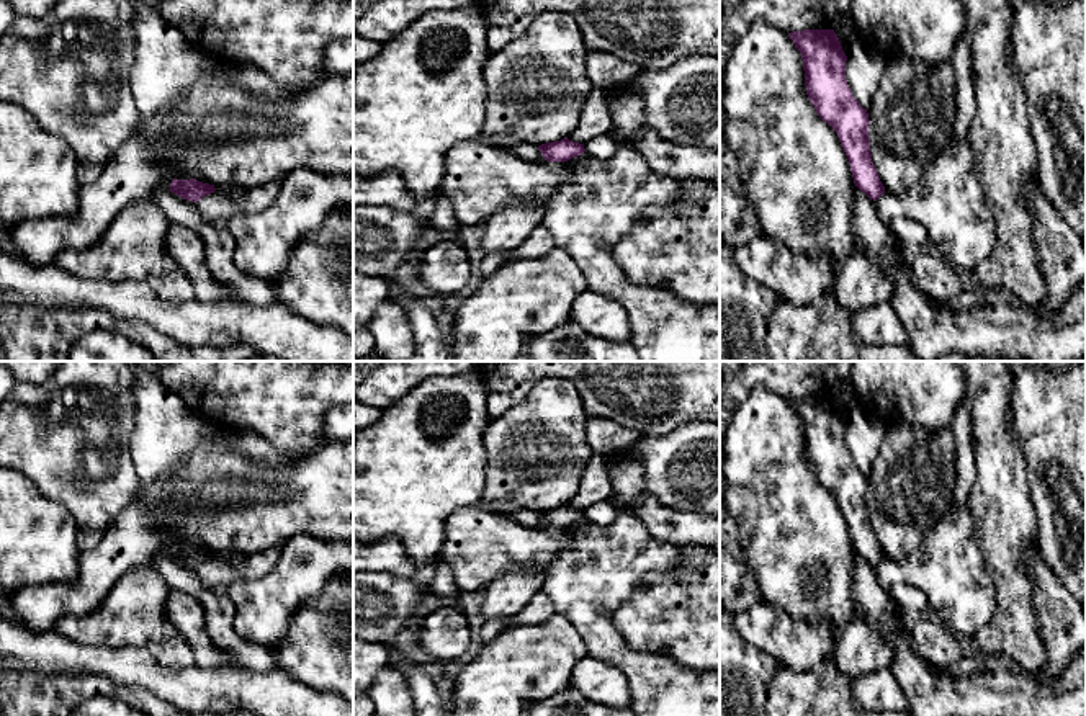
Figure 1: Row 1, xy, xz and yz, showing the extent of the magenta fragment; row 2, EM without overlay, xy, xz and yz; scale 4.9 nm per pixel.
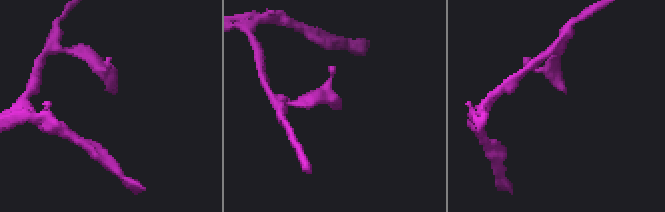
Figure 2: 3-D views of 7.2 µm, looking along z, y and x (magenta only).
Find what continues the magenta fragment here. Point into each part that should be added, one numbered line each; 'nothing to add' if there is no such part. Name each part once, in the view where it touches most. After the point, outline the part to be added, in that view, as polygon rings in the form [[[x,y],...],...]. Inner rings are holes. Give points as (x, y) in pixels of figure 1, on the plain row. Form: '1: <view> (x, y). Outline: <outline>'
nothing to add

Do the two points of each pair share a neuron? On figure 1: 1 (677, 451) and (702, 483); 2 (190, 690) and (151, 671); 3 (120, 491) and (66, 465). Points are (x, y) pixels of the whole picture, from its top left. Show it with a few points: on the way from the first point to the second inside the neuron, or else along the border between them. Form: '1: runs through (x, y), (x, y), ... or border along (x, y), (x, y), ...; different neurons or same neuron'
1: runs through (686, 460), (700, 474); same neuron
2: runs through (180, 689), (161, 680); same neuron
3: runs through (102, 496), (80, 496), (67, 483); same neuron

